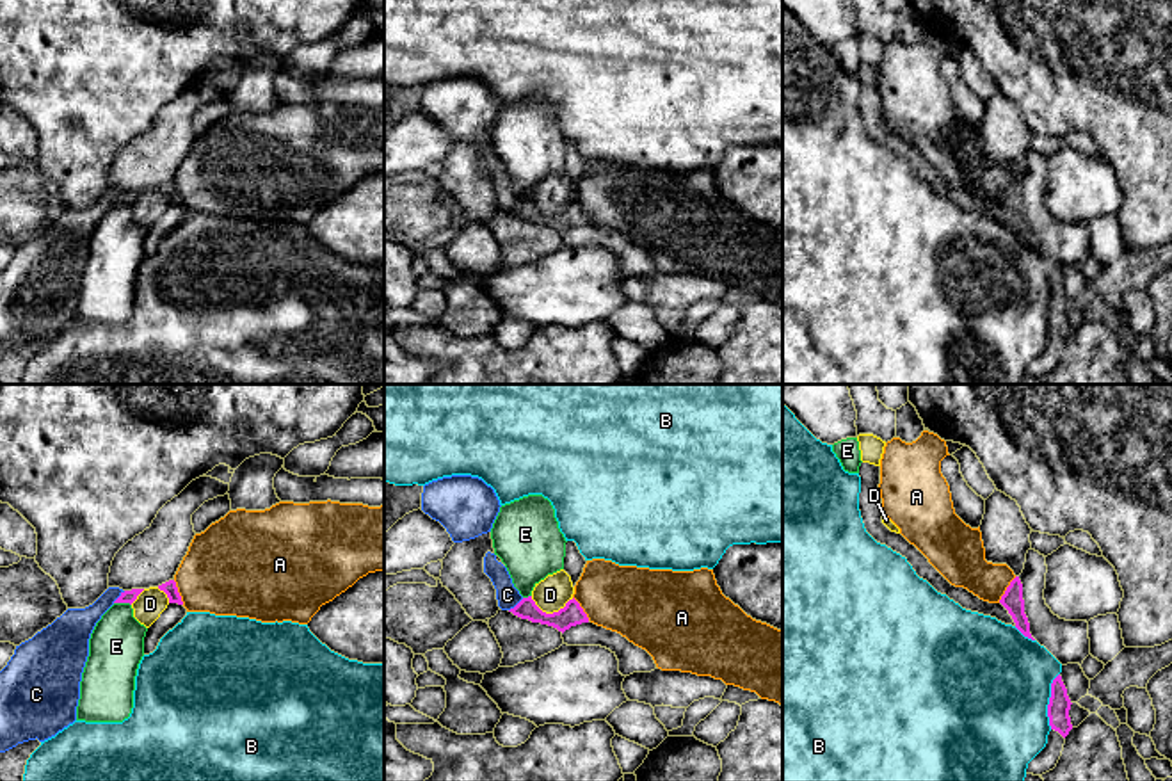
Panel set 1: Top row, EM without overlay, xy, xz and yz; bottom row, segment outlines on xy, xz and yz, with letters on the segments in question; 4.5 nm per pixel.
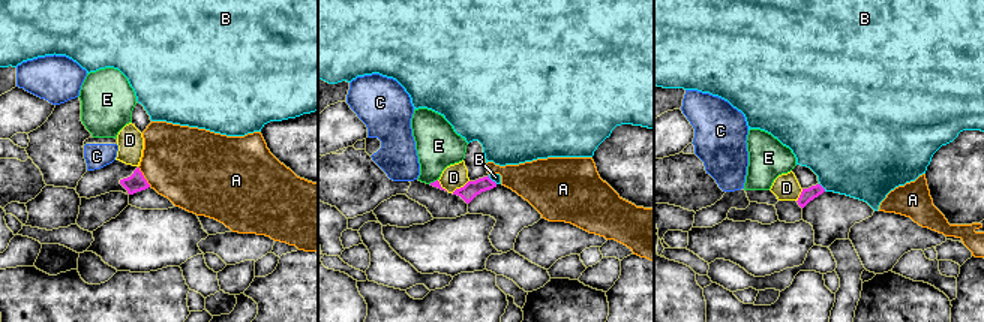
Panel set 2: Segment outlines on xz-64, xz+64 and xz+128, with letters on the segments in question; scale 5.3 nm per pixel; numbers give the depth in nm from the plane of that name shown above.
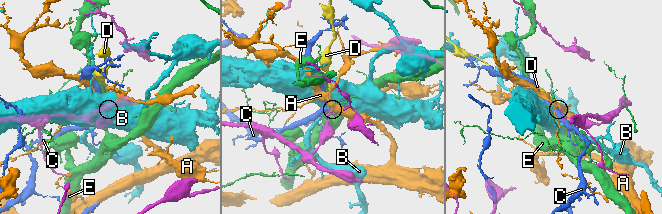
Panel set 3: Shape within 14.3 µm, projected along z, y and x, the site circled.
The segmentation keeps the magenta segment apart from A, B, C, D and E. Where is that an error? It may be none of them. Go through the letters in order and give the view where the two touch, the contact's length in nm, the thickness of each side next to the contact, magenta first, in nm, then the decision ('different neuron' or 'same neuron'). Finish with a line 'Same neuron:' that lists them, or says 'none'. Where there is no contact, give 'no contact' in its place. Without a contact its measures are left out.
A: contact in yz; length 150 nm; calibres 100 and 220 nm; different neuron
B: contact in yz; length 260 nm; calibres 100 and 480 nm; different neuron
C: contact in xz; length 90 nm; calibres 100 and 100 nm; different neuron
D: contact in xz; length 200 nm; calibres 100 and 160 nm; same neuron
E: contact in xy; length 80 nm; calibres 60 and 260 nm; different neuron
Same neuron: D

